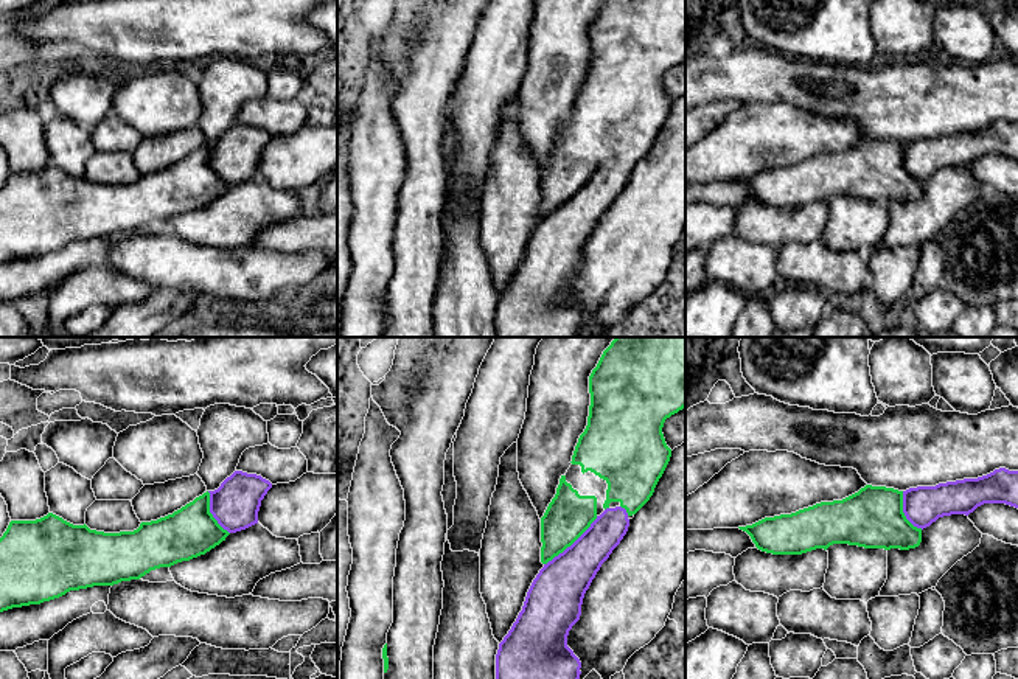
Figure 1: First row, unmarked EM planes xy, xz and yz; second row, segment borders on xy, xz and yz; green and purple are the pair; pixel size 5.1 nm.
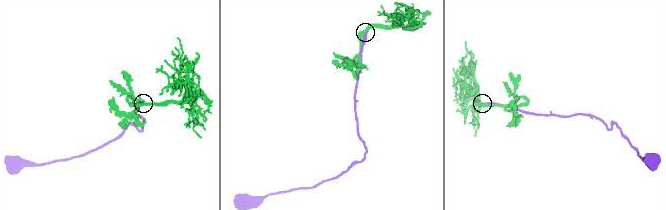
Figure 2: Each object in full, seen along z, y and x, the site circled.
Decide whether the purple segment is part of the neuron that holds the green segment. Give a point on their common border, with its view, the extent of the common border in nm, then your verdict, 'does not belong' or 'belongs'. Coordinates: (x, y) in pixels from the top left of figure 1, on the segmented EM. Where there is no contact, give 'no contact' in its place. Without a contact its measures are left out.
meets green in xz at (571, 544); contact 380 nm long; belongs

